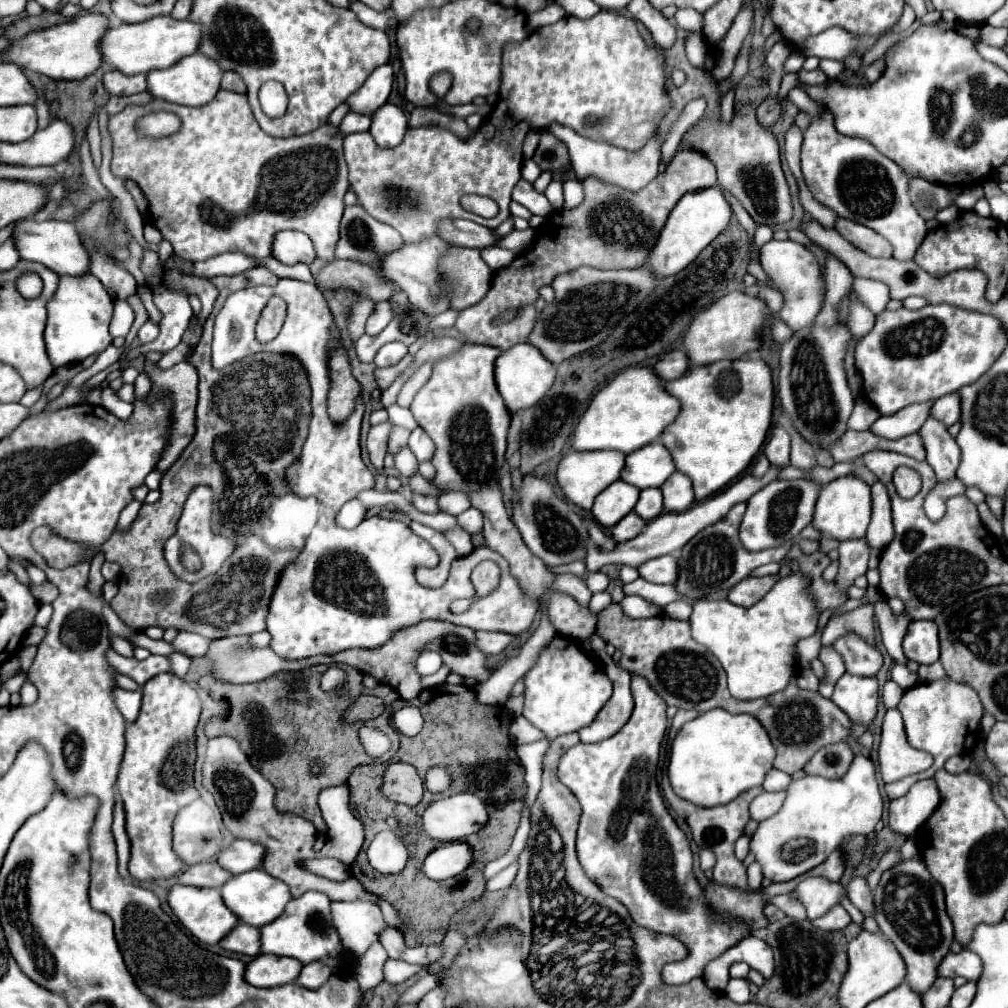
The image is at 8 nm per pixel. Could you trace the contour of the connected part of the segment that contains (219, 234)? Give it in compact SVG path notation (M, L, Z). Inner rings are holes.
M220 89L208 105L194 109L162 99L152 99L144 107L128 107L110 117L108 131L114 139L112 173L140 185L150 201L150 221L174 247L172 259L166 261L166 271L184 273L174 257L196 263L228 251L240 251L254 261L262 261L266 259L266 249L272 249L274 235L282 229L304 231L314 241L316 257L334 259L338 227L344 213L342 199L348 191L348 167L342 155L344 135L338 127L326 123L296 139L274 139L256 123L246 95ZM154 111L176 113L182 119L182 129L166 139L148 141L136 131L136 123Z

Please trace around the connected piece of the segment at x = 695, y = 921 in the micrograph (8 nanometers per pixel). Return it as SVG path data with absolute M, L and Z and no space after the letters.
M632 673L632 695L634 695L636 707L632 711L630 721L616 735L600 743L594 743L594 745L578 743L570 751L566 751L566 755L560 759L560 765L558 765L558 779L578 797L582 805L576 851L586 875L594 883L598 883L598 887L606 895L624 903L638 925L682 939L682 943L690 951L690 957L686 957L682 963L672 963L670 967L666 967L664 979L666 983L686 983L694 979L696 975L700 975L708 961L722 955L722 951L726 951L728 947L736 945L742 937L746 937L750 927L742 919L736 919L736 917L726 919L724 913L716 913L714 909L710 909L704 889L700 887L692 871L692 851L690 851L688 837L676 825L676 821L668 813L664 799L660 795L654 771L658 765L660 743L668 727L668 719L666 719L668 705L646 683L646 679L636 673Z

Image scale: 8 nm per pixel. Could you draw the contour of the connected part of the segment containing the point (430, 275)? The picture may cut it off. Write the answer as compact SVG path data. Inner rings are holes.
M424 237L418 243L404 243L398 251L392 251L388 255L384 255L384 259L380 261L380 269L384 271L384 275L388 279L394 279L396 285L406 291L408 295L408 303L422 311L426 317L436 317L440 313L444 313L450 305L448 299L442 297L440 291L440 279L438 279L438 259L442 257L442 253L448 249L450 245L446 245L446 241L438 239L438 237Z

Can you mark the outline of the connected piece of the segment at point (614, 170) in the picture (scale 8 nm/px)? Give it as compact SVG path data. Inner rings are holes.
M550 127L548 129L552 135L556 135L558 139L562 139L566 145L568 145L568 155L570 155L570 163L572 163L572 169L576 173L576 177L582 181L586 179L588 175L594 175L606 183L614 183L618 187L626 187L630 191L634 189L642 189L646 187L646 183L650 183L656 175L658 175L658 169L660 169L660 137L658 133L652 135L652 139L646 143L646 147L638 153L630 153L630 151L622 151L618 147L612 147L608 143L602 143L602 141L592 141L592 139L586 139L586 137L580 137L578 133L566 129L566 127Z

